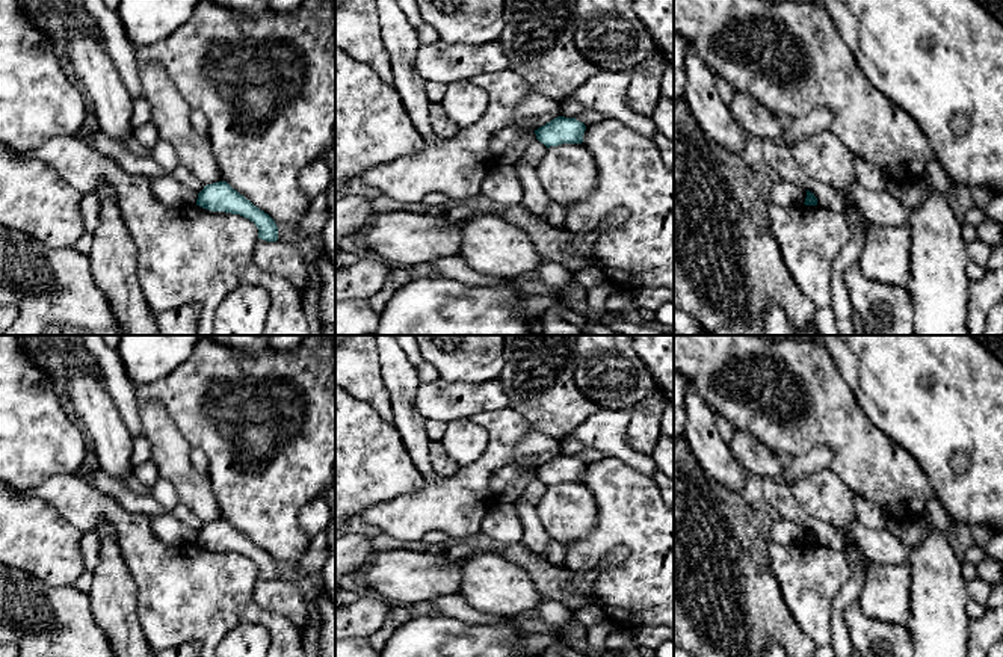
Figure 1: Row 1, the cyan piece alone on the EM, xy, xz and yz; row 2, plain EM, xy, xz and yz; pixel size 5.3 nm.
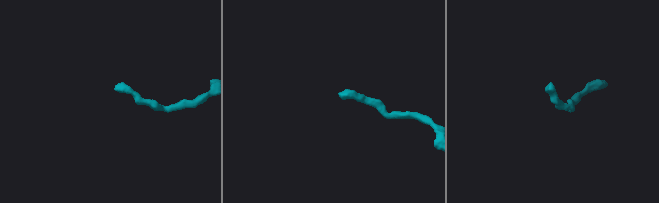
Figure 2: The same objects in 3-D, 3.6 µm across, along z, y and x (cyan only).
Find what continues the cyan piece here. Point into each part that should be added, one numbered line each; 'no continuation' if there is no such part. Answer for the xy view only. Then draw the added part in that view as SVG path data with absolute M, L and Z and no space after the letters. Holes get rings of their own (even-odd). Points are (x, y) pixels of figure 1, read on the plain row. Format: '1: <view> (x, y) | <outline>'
no continuation

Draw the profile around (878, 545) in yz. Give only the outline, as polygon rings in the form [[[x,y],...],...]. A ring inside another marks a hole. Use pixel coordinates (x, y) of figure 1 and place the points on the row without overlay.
[[[856,520],[849,527],[849,533],[869,562],[887,565],[908,563],[911,548],[887,529],[869,529]]]

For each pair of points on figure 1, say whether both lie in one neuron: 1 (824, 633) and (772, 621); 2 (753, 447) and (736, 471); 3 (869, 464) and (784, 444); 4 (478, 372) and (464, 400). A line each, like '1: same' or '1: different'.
1: different
2: different
3: same
4: different

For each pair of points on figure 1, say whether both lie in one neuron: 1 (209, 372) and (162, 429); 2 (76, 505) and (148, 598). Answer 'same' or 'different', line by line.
1: different
2: same

